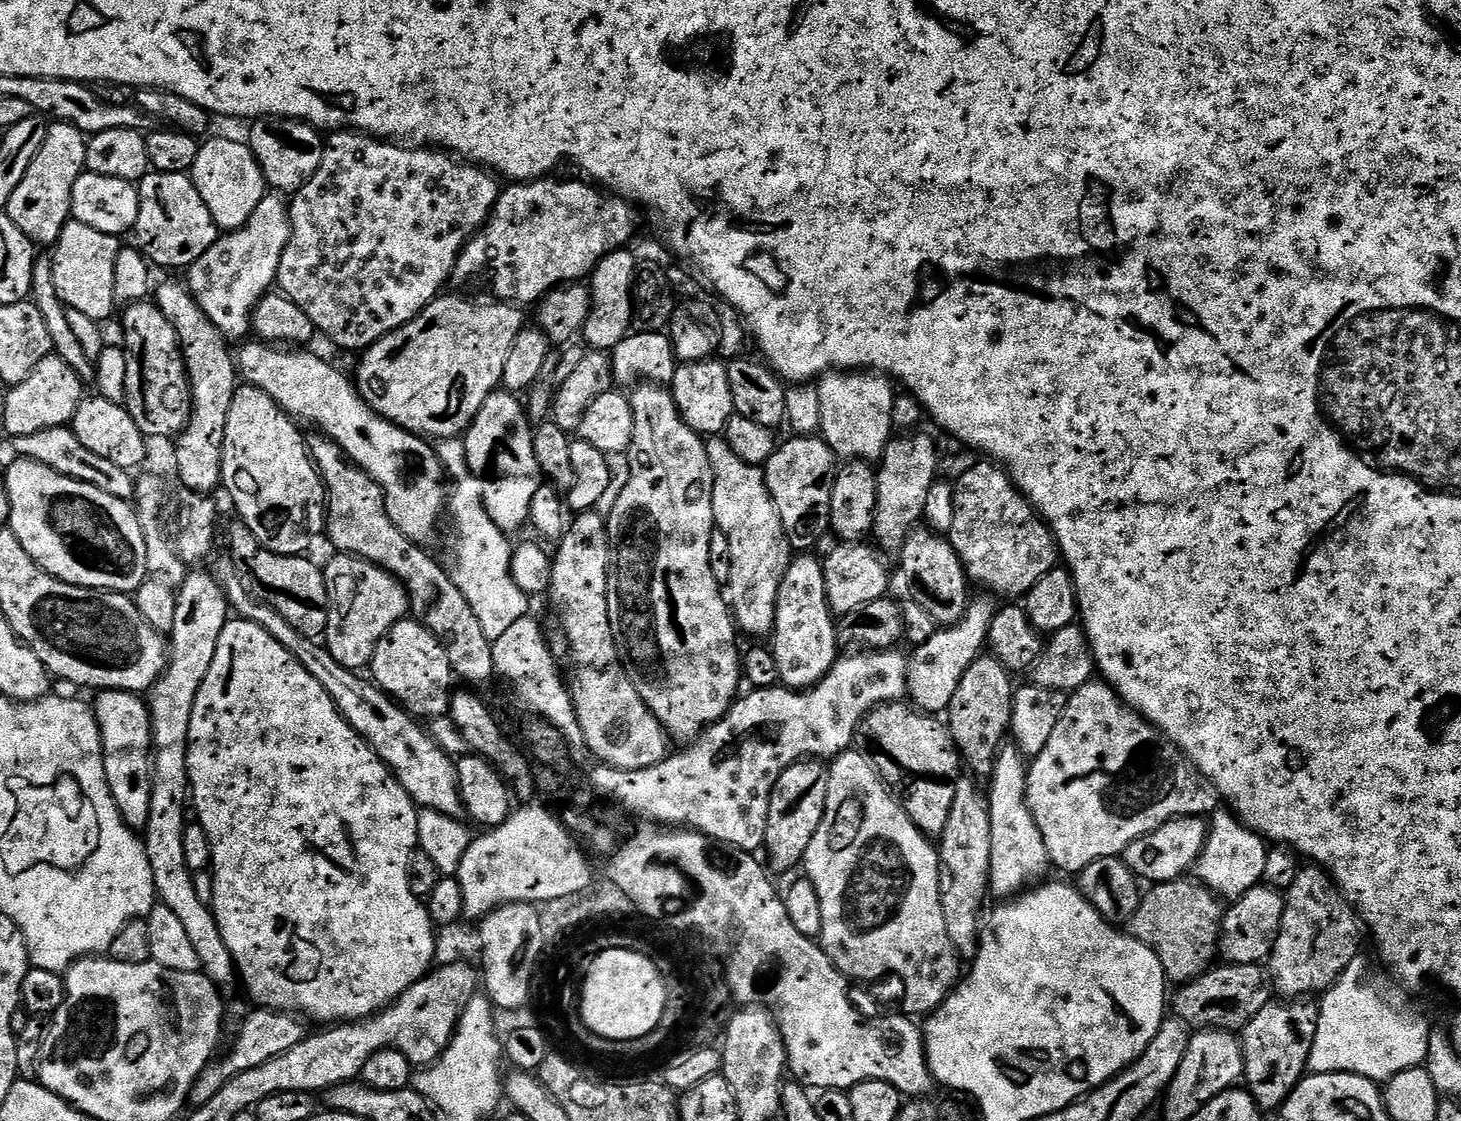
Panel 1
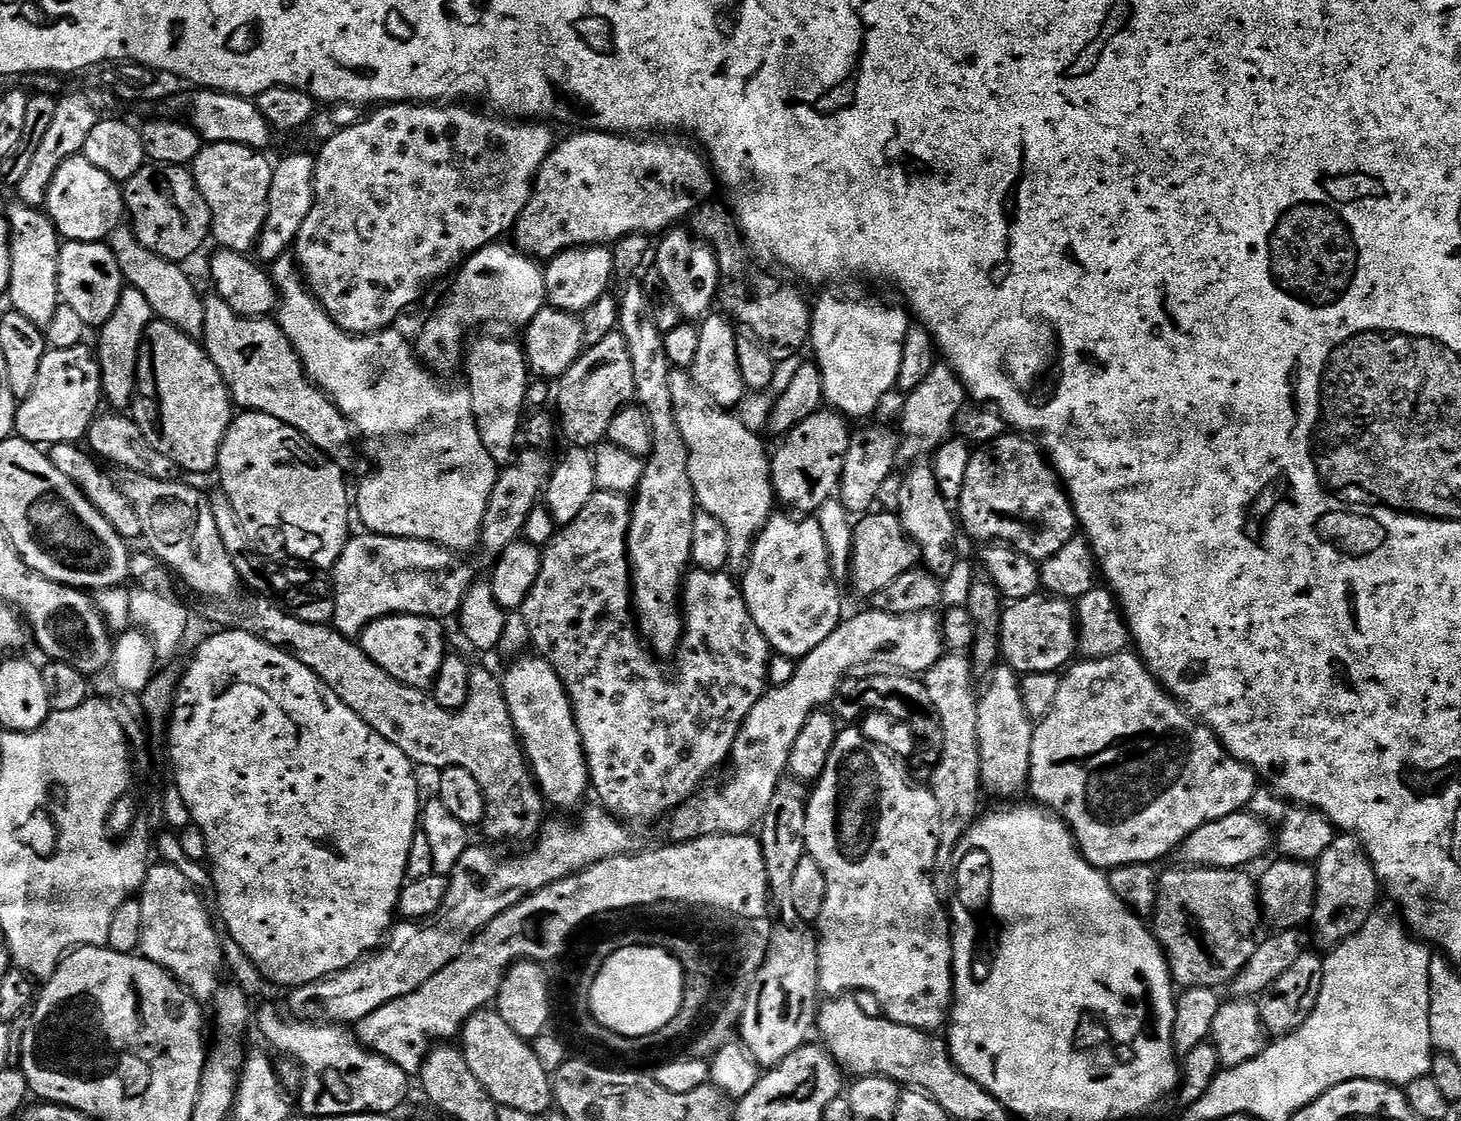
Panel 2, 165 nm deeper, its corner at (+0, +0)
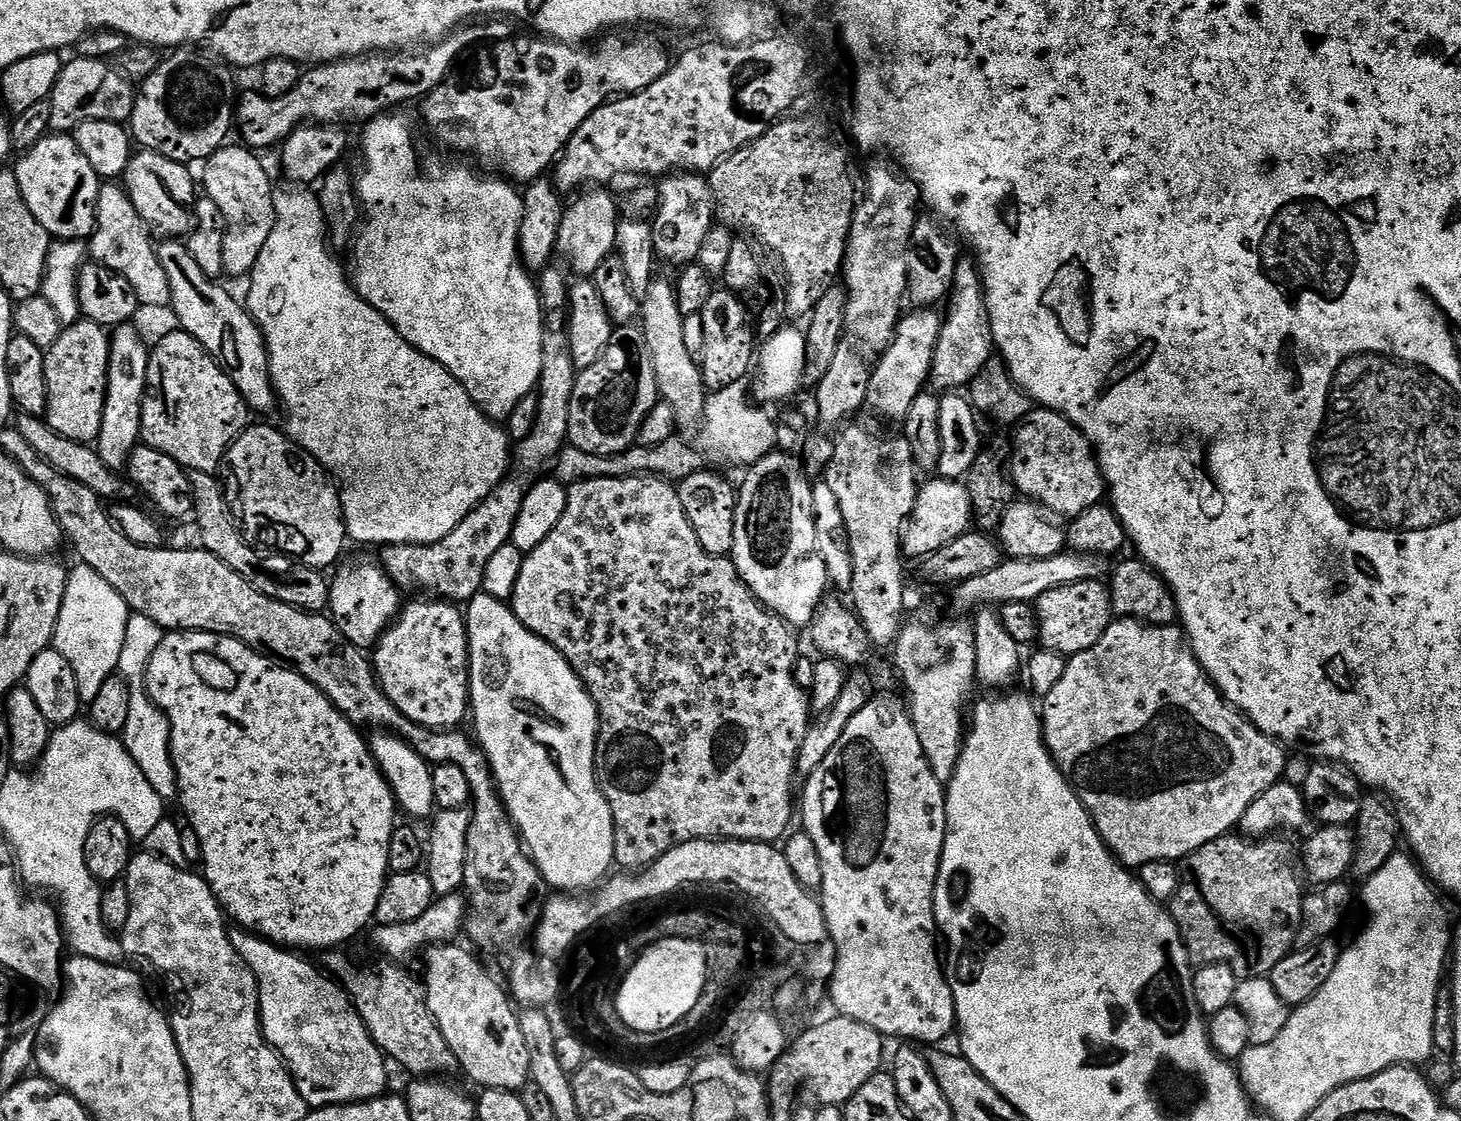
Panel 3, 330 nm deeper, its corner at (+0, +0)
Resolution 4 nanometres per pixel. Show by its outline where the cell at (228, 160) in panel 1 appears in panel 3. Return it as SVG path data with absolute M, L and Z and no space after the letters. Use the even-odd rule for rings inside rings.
M247 146L219 148L203 165L203 191L222 210L224 219L224 270L230 277L247 277L258 262L258 254L266 246L266 238L270 238L270 230L276 221L274 210L274 187L264 164L257 153Z

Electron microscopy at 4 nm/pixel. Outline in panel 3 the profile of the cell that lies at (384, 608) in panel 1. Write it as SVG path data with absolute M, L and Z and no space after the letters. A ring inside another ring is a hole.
M549 266L538 276L538 291L544 310L542 374L536 396L538 410L532 432L514 448L515 459L516 456L520 459L520 472L513 471L505 478L492 491L492 495L484 499L473 512L466 514L464 521L450 534L422 544L390 544L381 551L384 553L378 556L378 560L384 573L405 593L435 594L439 599L449 602L467 602L479 594L490 558L511 541L514 522L522 510L524 493L528 491L534 478L543 473L540 471L552 459L553 463L568 444L570 398L574 398L574 382L578 369L570 354L568 337L570 280L564 277L563 267L556 267Z

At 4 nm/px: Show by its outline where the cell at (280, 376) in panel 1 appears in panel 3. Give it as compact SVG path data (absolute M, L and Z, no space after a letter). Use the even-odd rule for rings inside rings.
M168 238L159 245L158 251L166 276L170 278L170 288L172 290L171 311L176 311L176 320L183 331L189 332L206 351L211 352L220 361L223 369L229 378L234 382L234 386L240 392L240 397L248 405L253 413L268 412L272 407L277 407L278 397L276 389L272 387L272 377L268 374L268 347L264 341L262 330L254 322L254 318L248 313L247 307L240 304L220 285L213 277L202 274L198 262L188 253L187 243L176 238Z

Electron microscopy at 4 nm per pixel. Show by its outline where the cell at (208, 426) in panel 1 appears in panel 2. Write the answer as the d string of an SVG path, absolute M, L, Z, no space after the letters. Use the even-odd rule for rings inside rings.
M121 226L112 233L110 247L120 263L125 281L131 287L142 290L146 302L150 302L153 313L159 319L170 322L178 330L193 338L203 337L206 326L205 297L200 296L196 284L183 272L181 265L175 260L167 260L142 246L131 227Z

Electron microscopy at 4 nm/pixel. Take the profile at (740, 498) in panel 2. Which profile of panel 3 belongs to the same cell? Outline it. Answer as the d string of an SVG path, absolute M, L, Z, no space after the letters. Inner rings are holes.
M660 278L653 279L650 290L642 297L639 319L650 350L650 362L654 362L654 374L658 378L660 399L665 400L676 412L676 422L681 429L692 428L704 419L704 405L709 393L704 386L704 375L700 372L698 361L690 358L686 350L686 338L682 334L685 316L678 310L676 289Z

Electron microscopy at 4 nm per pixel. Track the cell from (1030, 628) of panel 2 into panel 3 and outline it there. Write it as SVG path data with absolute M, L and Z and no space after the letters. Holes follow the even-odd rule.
M1103 579L1083 580L1046 590L1034 602L1034 607L1040 627L1039 643L1069 658L1090 650L1090 646L1098 643L1114 622L1112 596Z

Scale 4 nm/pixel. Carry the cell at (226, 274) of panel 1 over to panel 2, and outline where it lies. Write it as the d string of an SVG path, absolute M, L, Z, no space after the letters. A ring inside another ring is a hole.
M296 152L293 156L284 156L280 161L278 159L275 161L270 182L268 213L258 241L261 261L274 262L295 245L298 234L302 230L302 222L306 222L306 214L310 214L310 210L314 206L315 177L315 155L307 156L304 152Z

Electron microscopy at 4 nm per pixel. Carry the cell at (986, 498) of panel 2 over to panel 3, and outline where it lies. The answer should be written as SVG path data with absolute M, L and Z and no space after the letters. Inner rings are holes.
M1037 407L1015 425L1016 445L1010 448L1010 479L1021 497L1044 504L1061 518L1090 510L1106 496L1096 449L1061 412Z

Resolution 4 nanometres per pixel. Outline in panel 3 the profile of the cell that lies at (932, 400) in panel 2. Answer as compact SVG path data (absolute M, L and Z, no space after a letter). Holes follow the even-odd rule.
M961 258L956 267L952 290L946 297L948 313L943 313L940 322L940 333L938 334L938 346L934 350L934 362L932 363L931 383L940 390L960 390L963 386L971 385L972 380L986 366L988 360L993 359L994 345L992 343L992 327L988 317L988 307L984 301L984 282L980 274L977 261L972 258Z

